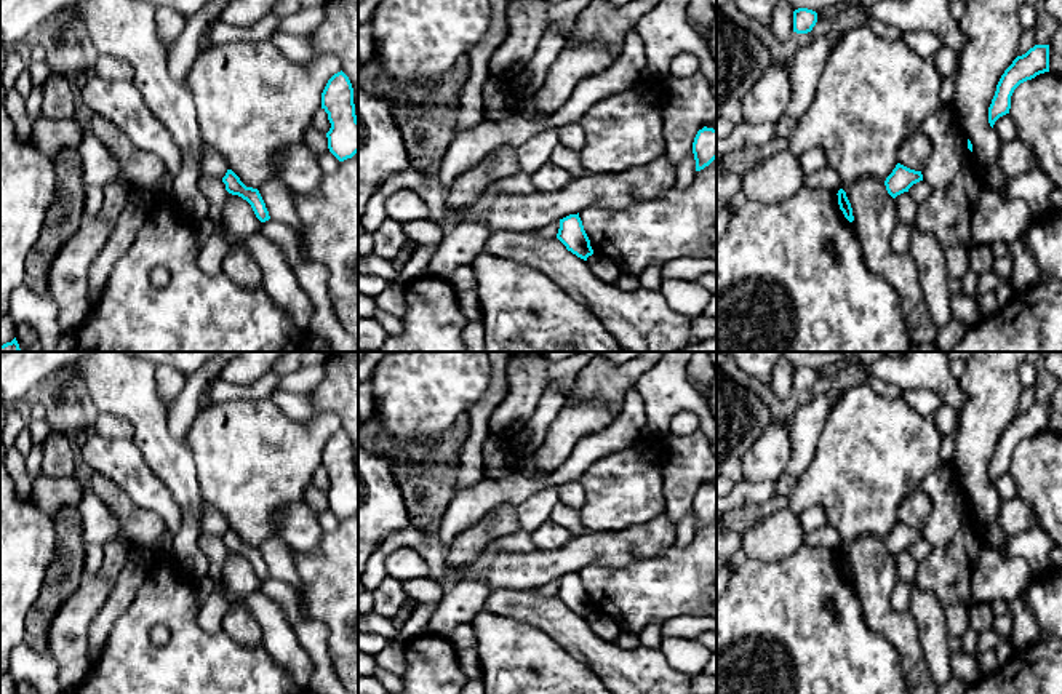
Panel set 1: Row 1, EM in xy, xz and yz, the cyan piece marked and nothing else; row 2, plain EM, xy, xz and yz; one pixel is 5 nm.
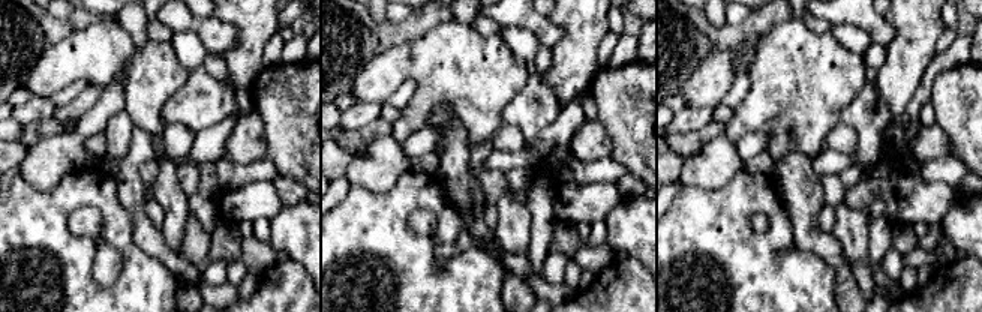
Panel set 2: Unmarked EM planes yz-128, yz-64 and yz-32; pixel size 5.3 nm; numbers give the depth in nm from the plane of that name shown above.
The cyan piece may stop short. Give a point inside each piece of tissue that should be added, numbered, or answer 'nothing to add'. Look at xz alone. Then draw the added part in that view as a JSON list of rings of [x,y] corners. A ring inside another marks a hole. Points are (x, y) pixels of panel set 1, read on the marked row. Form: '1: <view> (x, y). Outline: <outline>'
nothing to add

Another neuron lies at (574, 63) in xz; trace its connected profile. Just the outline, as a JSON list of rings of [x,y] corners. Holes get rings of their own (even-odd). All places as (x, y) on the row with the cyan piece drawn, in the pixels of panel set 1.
[[[565,45],[549,69],[547,78],[534,94],[537,115],[544,120],[557,114],[569,99],[574,88],[589,77],[608,70],[619,58],[622,46]]]

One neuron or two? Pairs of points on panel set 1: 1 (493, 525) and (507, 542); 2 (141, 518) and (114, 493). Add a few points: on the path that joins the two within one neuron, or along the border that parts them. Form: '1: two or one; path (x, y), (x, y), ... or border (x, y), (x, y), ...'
1: two; border (519, 530), (495, 539)
2: one; path (135, 515), (119, 499)

